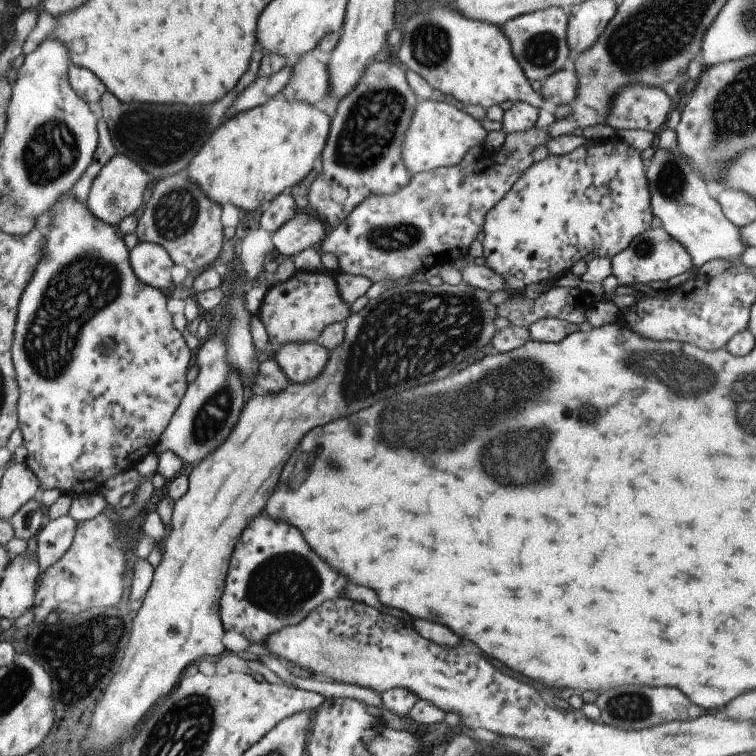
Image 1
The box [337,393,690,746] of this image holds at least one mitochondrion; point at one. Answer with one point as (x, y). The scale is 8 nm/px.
(635, 707)

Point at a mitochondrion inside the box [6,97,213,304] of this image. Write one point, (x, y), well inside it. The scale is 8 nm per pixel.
(52, 150)

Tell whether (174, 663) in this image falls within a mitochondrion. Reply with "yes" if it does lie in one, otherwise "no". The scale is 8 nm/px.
no

